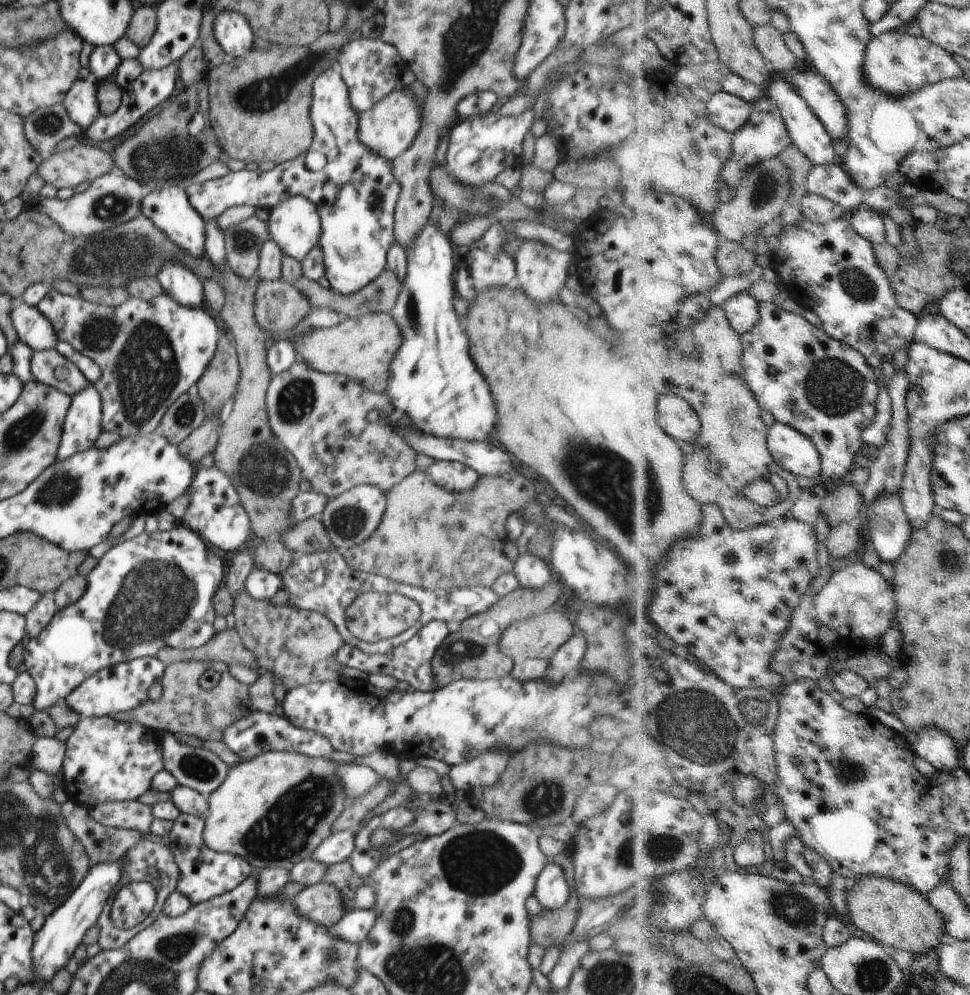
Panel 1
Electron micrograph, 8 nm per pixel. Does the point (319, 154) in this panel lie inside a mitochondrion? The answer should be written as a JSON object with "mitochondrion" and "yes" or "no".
{"mitochondrion":"no"}

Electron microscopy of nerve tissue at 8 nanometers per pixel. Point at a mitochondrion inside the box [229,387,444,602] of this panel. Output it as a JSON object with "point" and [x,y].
{"point":[264,471]}

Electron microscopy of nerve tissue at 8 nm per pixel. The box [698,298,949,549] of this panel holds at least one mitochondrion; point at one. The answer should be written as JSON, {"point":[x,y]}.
{"point":[832,386]}

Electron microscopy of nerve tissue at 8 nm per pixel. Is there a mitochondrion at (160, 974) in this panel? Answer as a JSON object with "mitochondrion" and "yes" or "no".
{"mitochondrion":"yes"}

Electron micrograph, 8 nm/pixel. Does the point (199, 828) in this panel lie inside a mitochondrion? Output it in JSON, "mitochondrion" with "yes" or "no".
{"mitochondrion":"no"}

